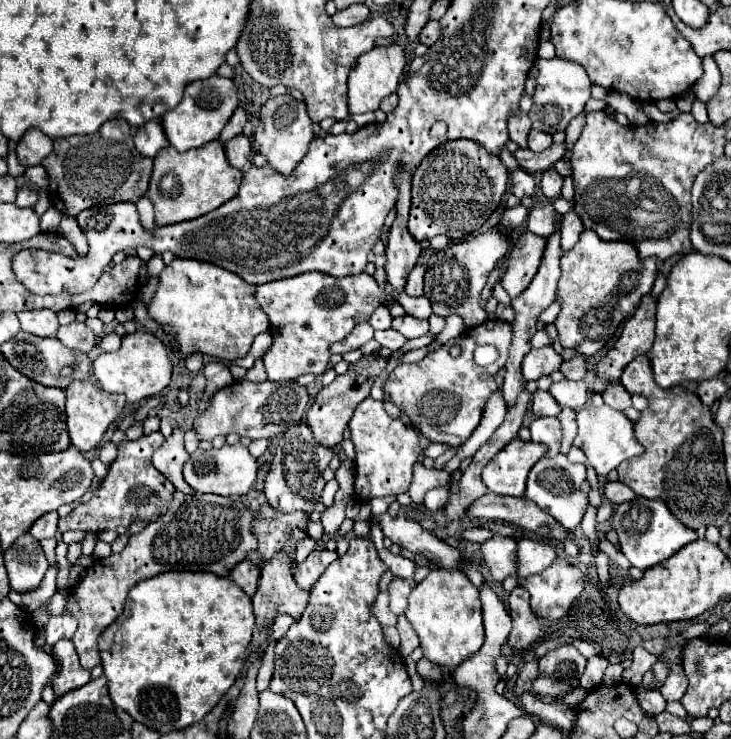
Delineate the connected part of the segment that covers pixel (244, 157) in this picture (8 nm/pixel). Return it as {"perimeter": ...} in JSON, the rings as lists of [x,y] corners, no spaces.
{"perimeter":[[[240,134],[240,136],[236,136],[234,140],[226,142],[226,144],[224,144],[224,150],[226,150],[228,162],[230,162],[234,168],[242,170],[242,168],[246,168],[248,160],[250,160],[250,154],[252,154],[250,138],[244,136],[244,134]]]}

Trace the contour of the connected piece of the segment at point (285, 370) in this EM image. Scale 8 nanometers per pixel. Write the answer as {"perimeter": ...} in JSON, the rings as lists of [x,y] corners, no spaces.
{"perimeter":[[[308,272],[284,280],[260,284],[256,300],[270,318],[274,344],[264,354],[268,380],[296,380],[302,374],[324,374],[330,366],[330,344],[344,340],[352,328],[366,322],[382,302],[378,282],[362,272],[356,276],[334,278],[324,272]]]}

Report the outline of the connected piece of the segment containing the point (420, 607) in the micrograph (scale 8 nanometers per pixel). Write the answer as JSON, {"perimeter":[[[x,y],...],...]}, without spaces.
{"perimeter":[[[432,570],[410,594],[408,610],[404,612],[414,632],[420,638],[424,658],[438,666],[456,670],[468,656],[474,656],[484,644],[484,626],[480,598],[476,586],[460,570]]]}

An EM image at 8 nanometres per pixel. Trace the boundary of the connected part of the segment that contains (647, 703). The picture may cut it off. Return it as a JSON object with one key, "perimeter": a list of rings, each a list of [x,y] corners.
{"perimeter":[[[636,688],[634,692],[636,692],[636,696],[638,696],[636,700],[638,700],[640,708],[642,708],[646,714],[650,714],[650,716],[656,716],[656,714],[660,714],[660,712],[664,710],[664,706],[666,706],[666,700],[662,698],[662,694],[660,694],[658,690]]]}

